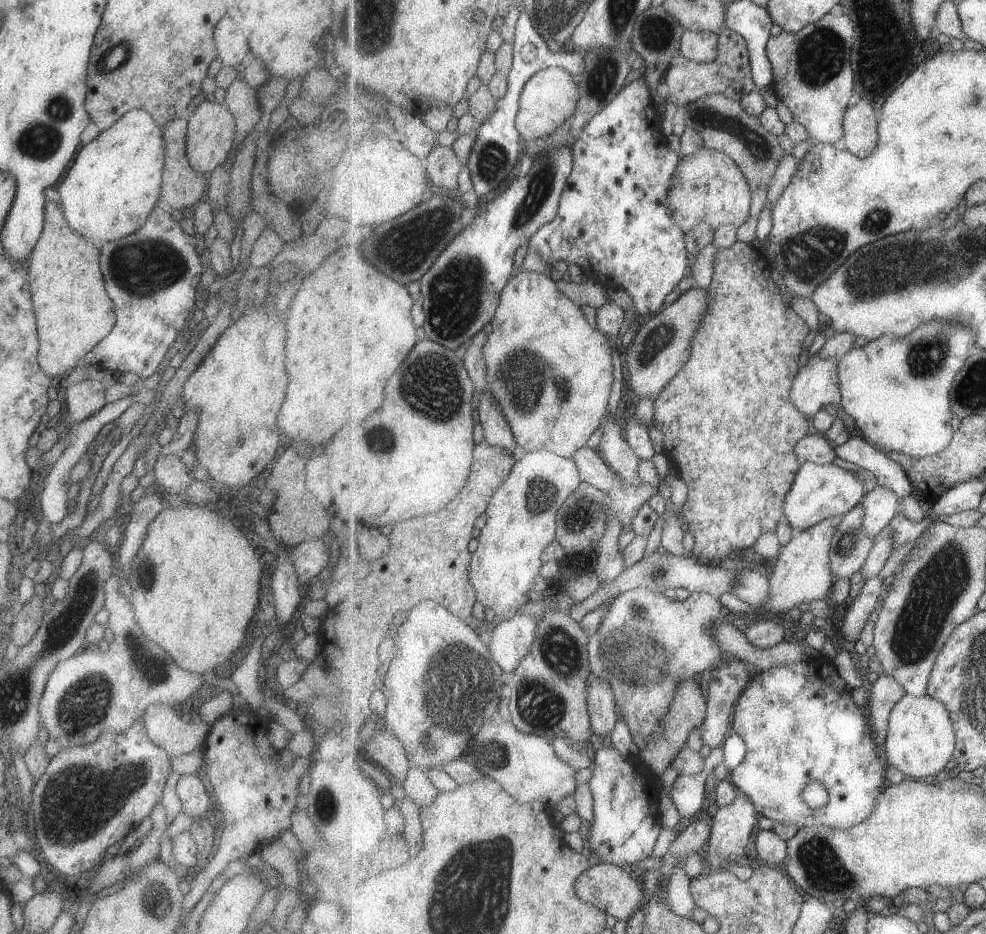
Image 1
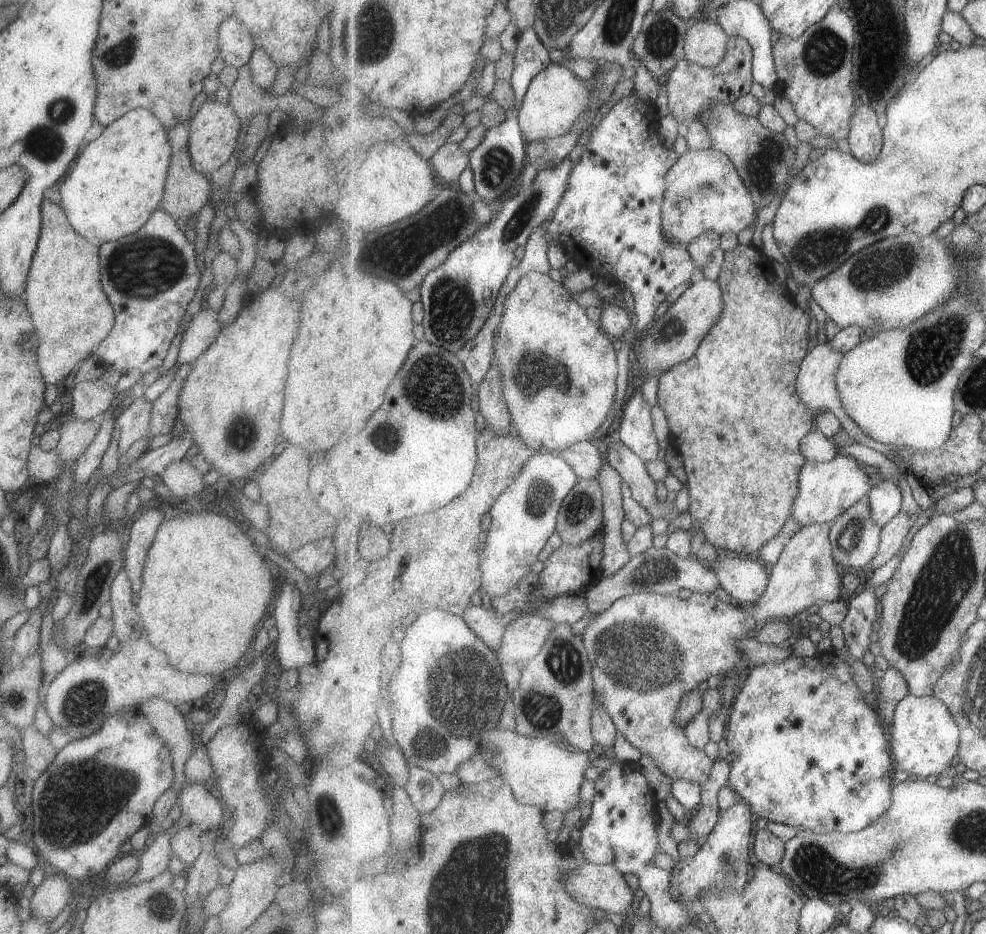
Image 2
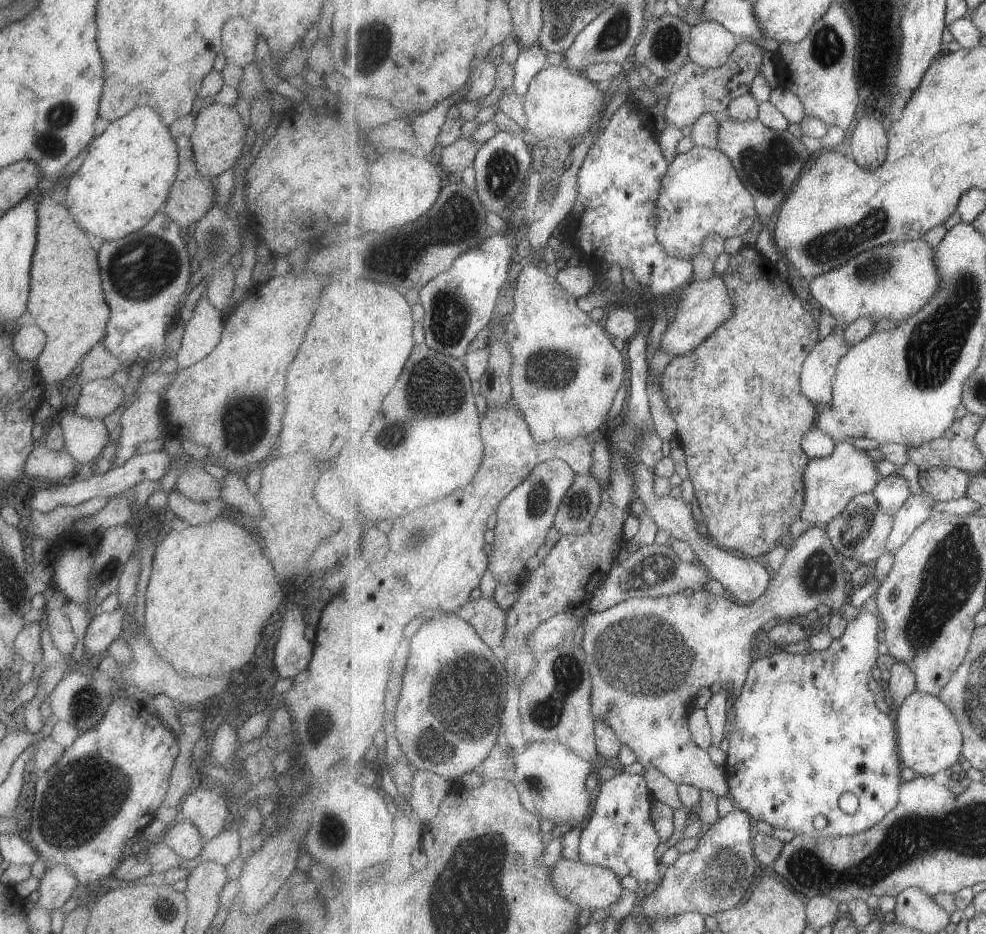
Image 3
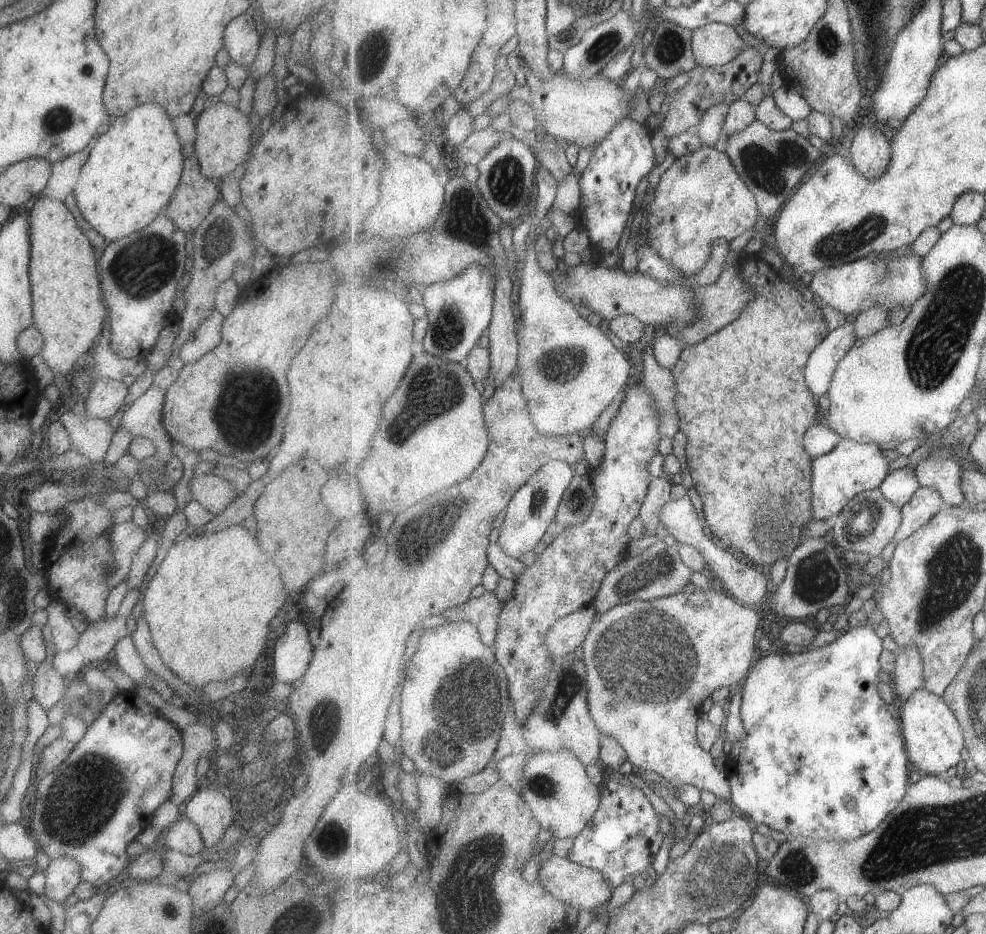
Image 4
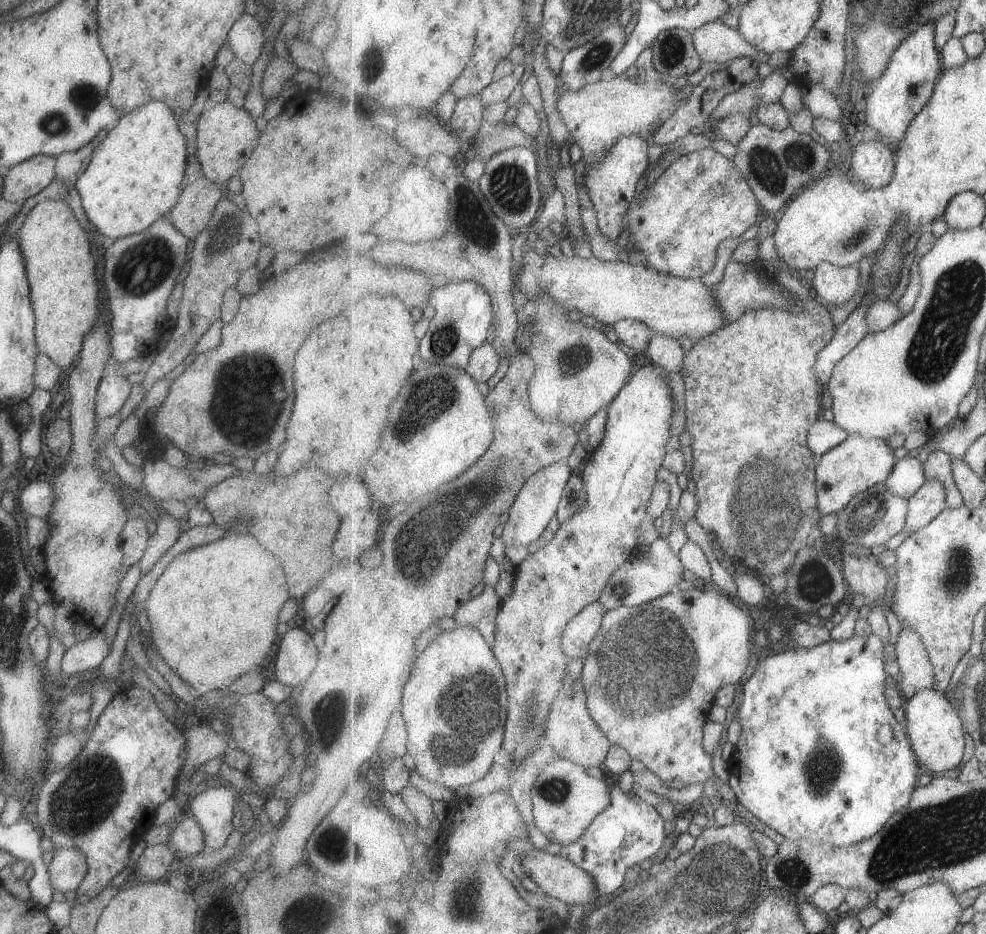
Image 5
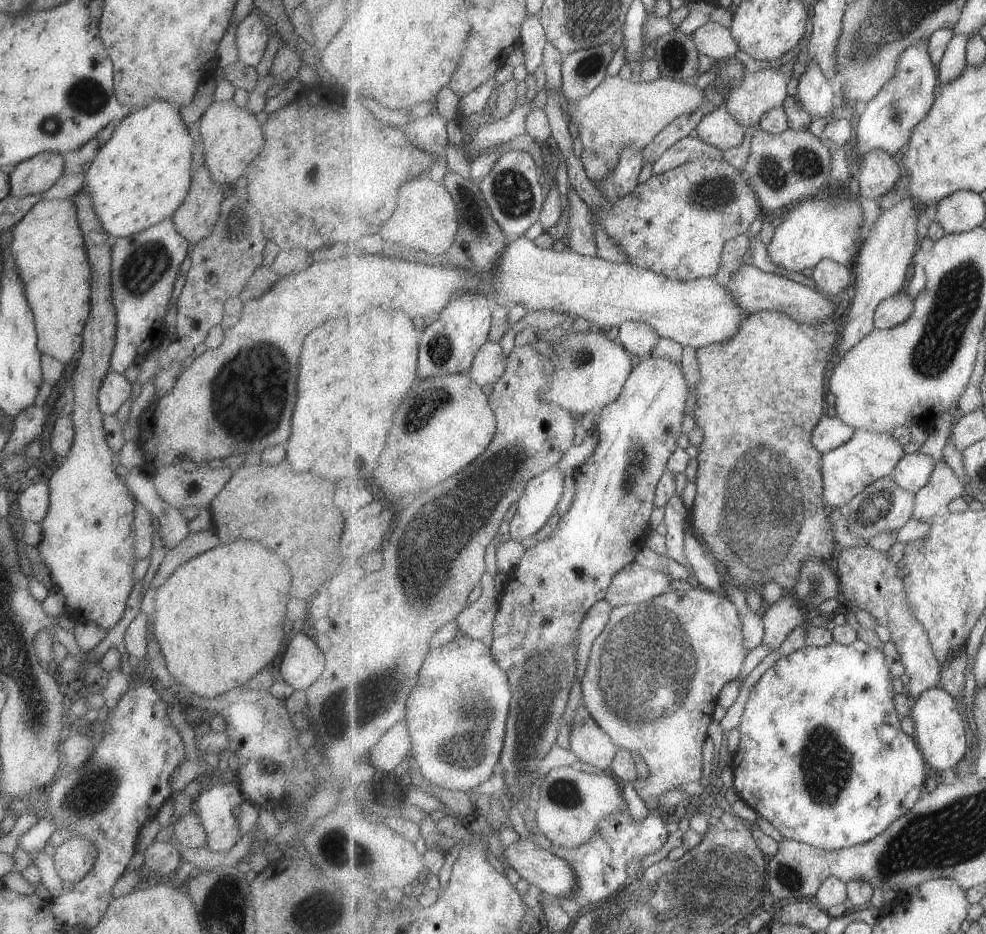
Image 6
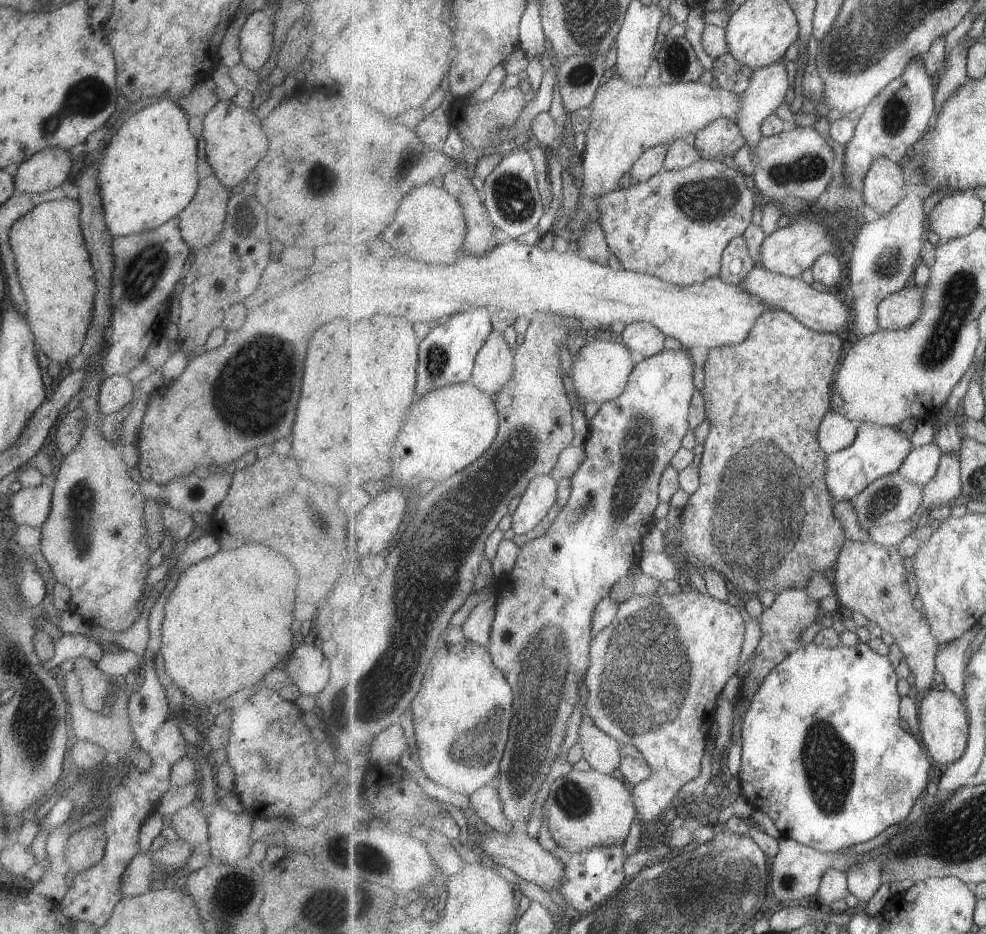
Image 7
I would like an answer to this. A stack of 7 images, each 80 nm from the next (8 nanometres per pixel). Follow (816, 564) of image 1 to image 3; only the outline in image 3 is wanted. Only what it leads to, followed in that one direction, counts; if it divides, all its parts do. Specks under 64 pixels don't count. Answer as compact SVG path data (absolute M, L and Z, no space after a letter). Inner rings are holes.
M814 526L787 548L781 568L773 573L766 593L755 602L738 603L730 597L724 598L699 588L691 596L681 592L662 597L635 597L604 611L590 612L583 626L581 645L586 650L592 674L592 711L595 718L604 720L615 730L641 765L652 765L678 785L687 783L719 796L730 797L726 773L720 771L711 760L711 754L707 749L702 749L692 735L690 716L695 696L703 688L711 690L715 683L726 685L737 682L739 686L746 683L748 672L757 657L756 645L761 626L769 620L782 618L788 621L805 616L823 604L833 610L843 608L850 595L848 575L843 570L843 554L835 548L826 527Z

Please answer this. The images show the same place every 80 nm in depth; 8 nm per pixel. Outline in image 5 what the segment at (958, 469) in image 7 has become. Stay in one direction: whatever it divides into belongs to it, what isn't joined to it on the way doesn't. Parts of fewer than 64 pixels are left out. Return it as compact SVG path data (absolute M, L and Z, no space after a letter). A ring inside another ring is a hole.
M941 479L928 480L911 498L906 528L926 527L946 509L948 492Z

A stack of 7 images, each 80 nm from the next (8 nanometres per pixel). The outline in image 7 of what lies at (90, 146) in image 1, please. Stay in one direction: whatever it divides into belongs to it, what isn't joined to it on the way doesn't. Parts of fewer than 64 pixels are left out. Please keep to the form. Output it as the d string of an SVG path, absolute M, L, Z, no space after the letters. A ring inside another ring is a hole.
M166 98L158 99L157 102L150 102L150 104L142 110L135 111L131 114L126 113L125 116L123 116L123 120L121 124L119 124L118 129L114 132L114 135L111 137L107 146L103 148L103 152L98 160L100 165L96 169L96 179L99 183L104 219L111 236L118 237L148 231L162 225L166 220L178 216L178 214L191 202L198 185L197 172L195 171L197 170L196 150L198 145L199 143L190 131L188 117L184 113L184 110L172 100Z

